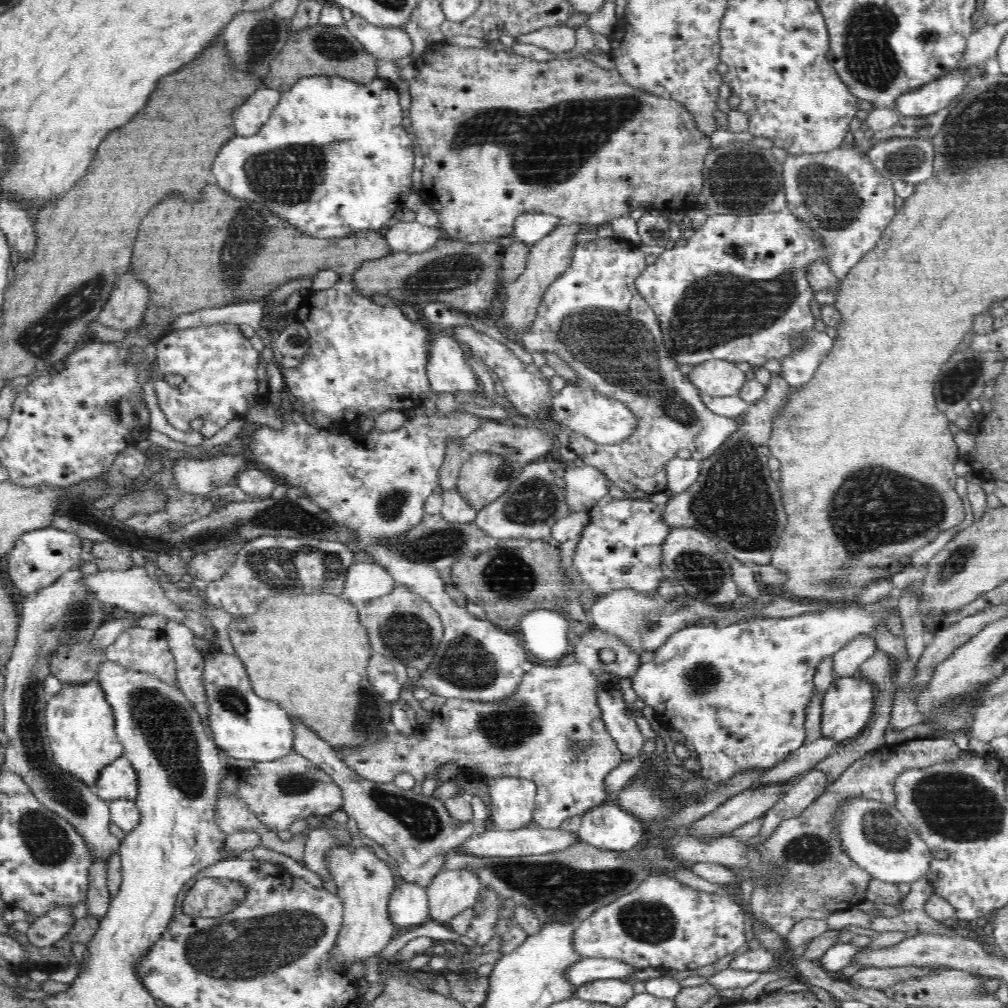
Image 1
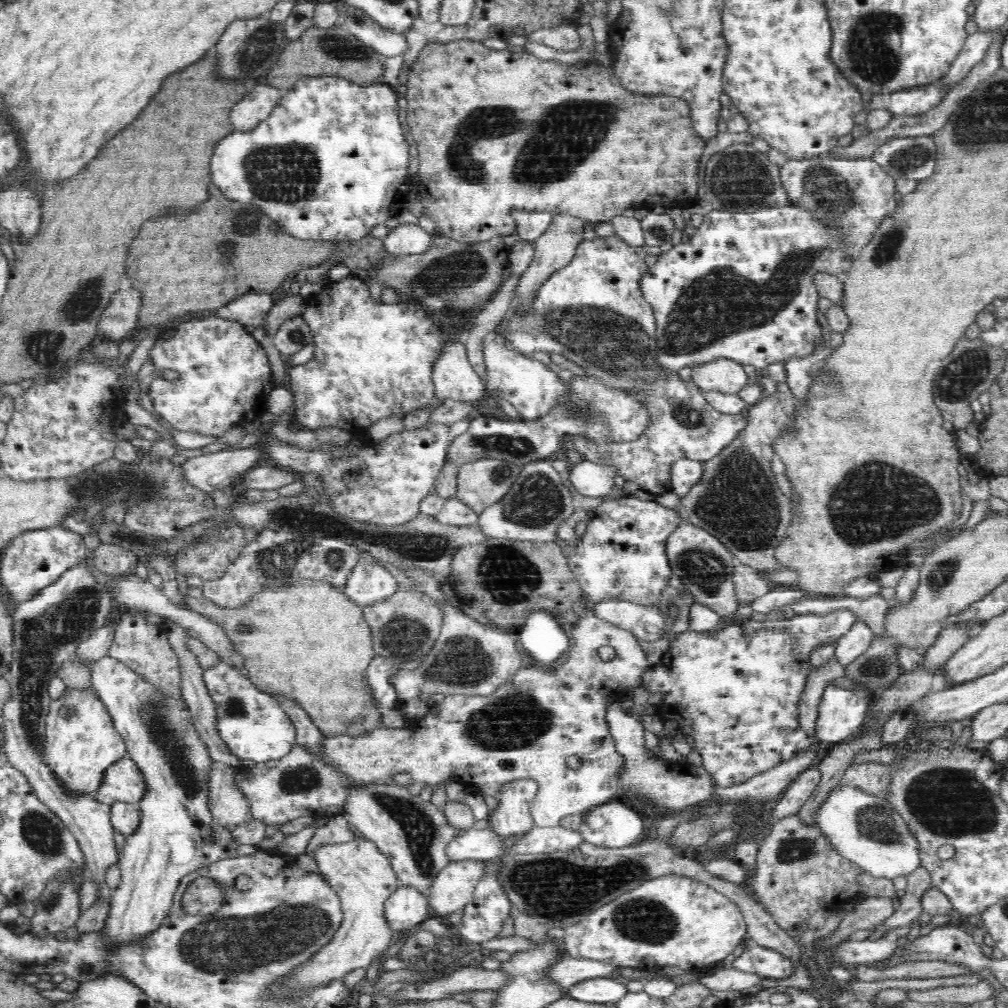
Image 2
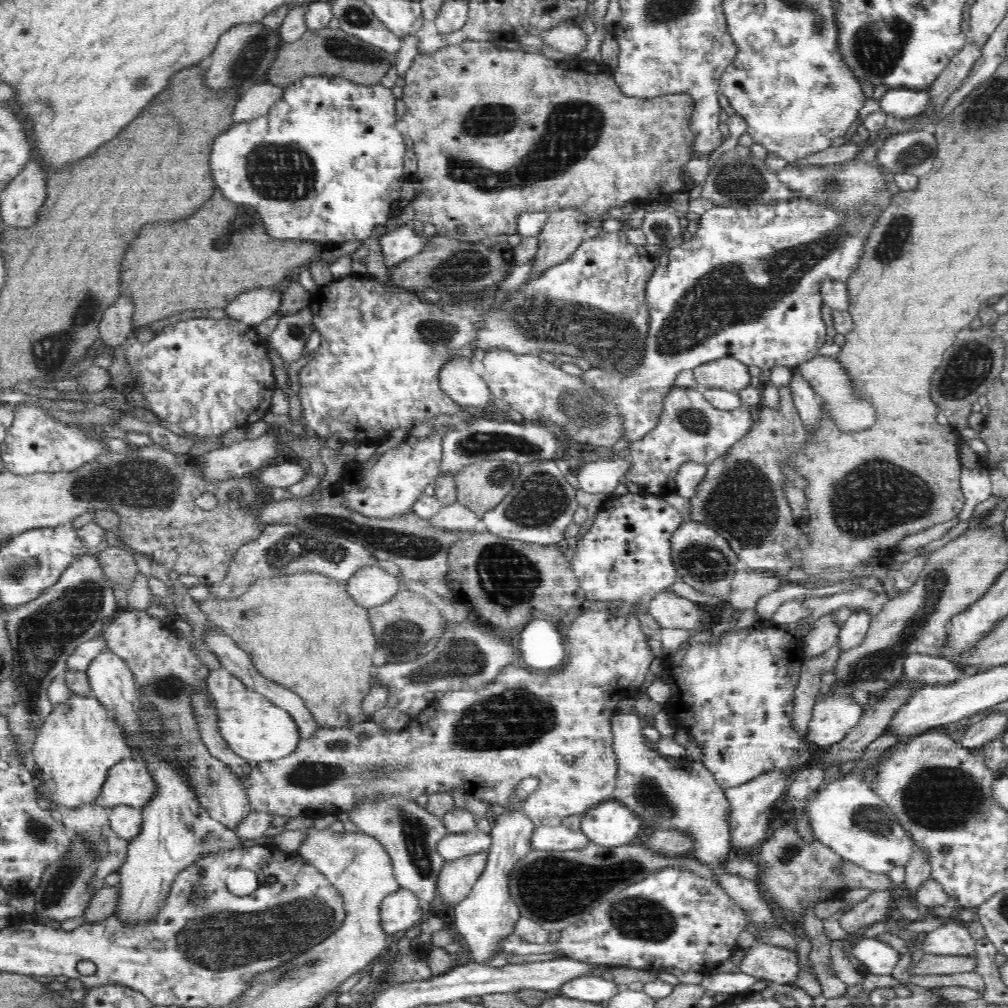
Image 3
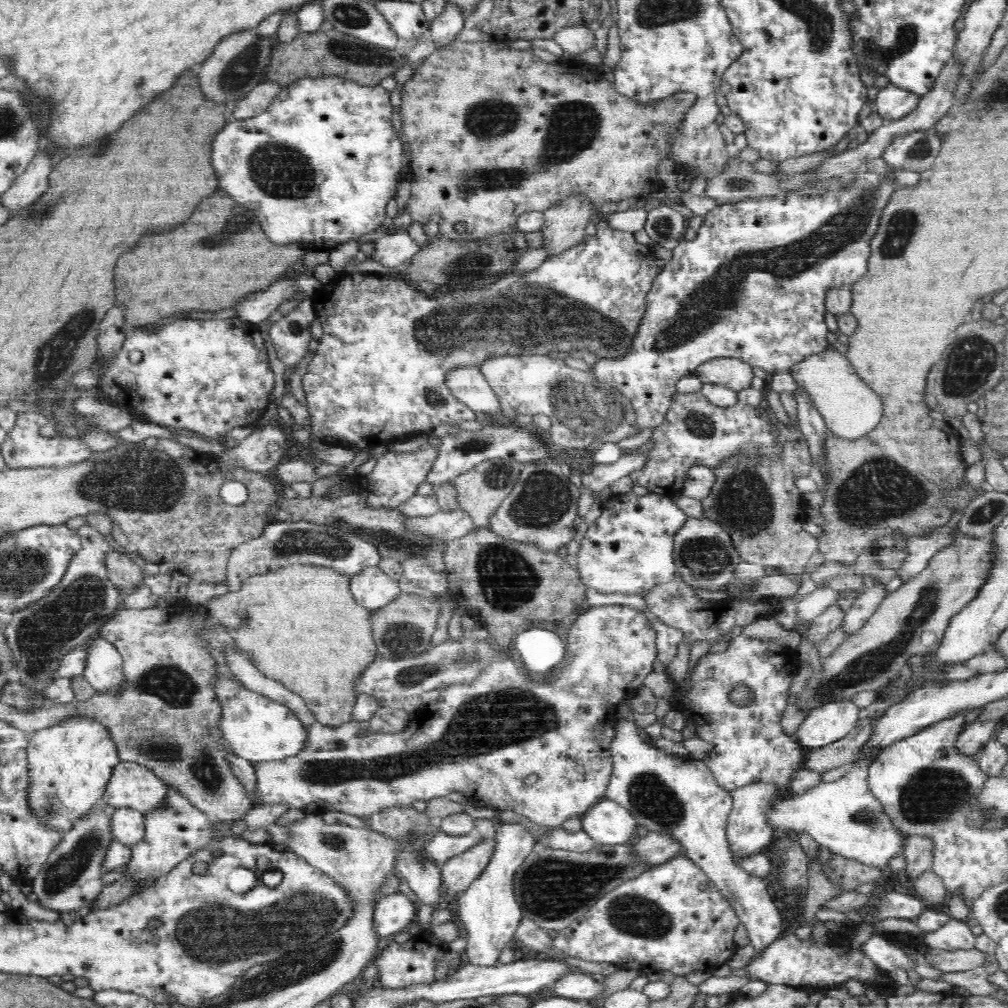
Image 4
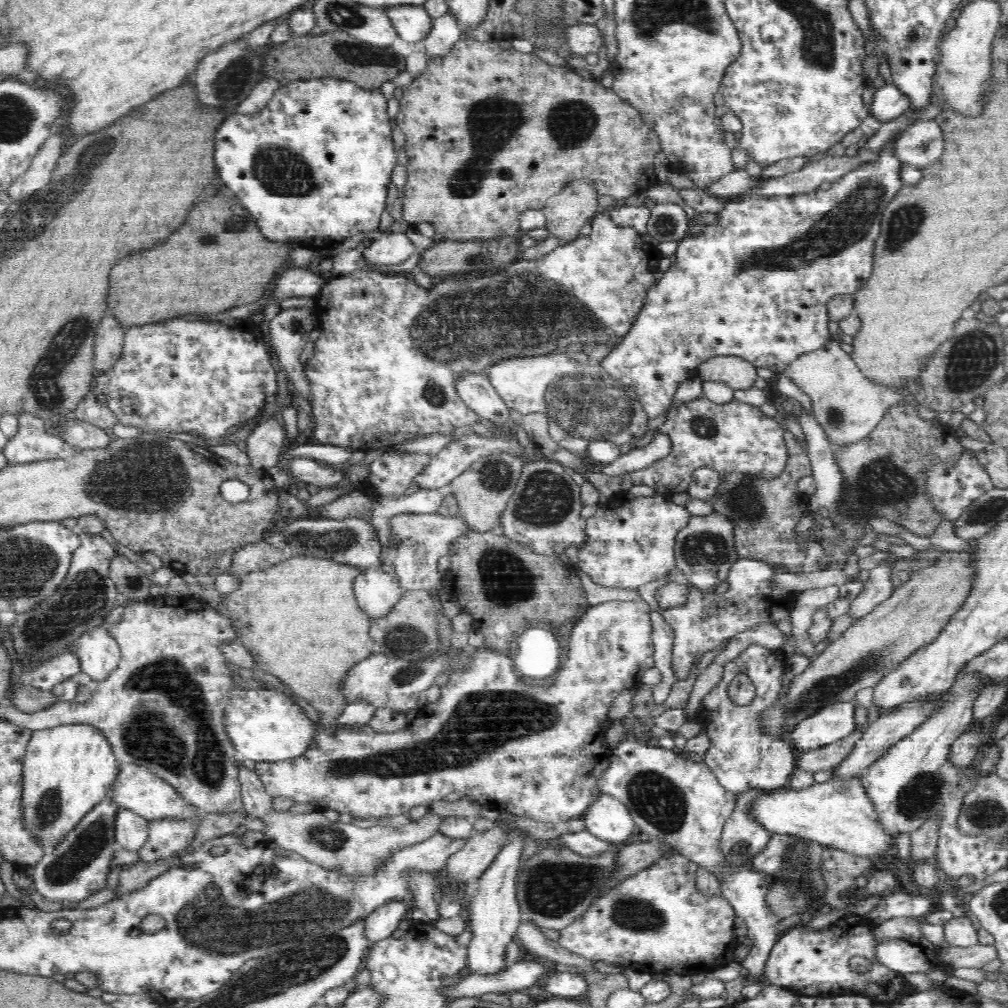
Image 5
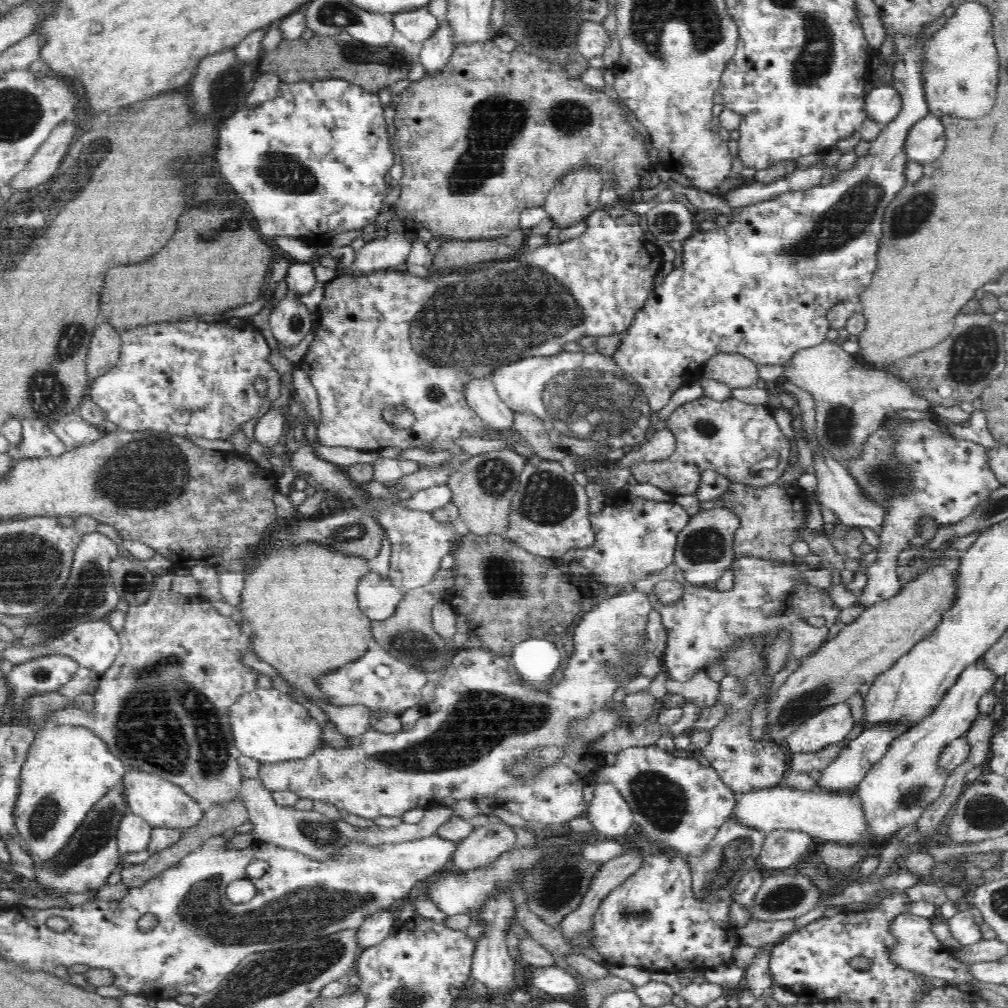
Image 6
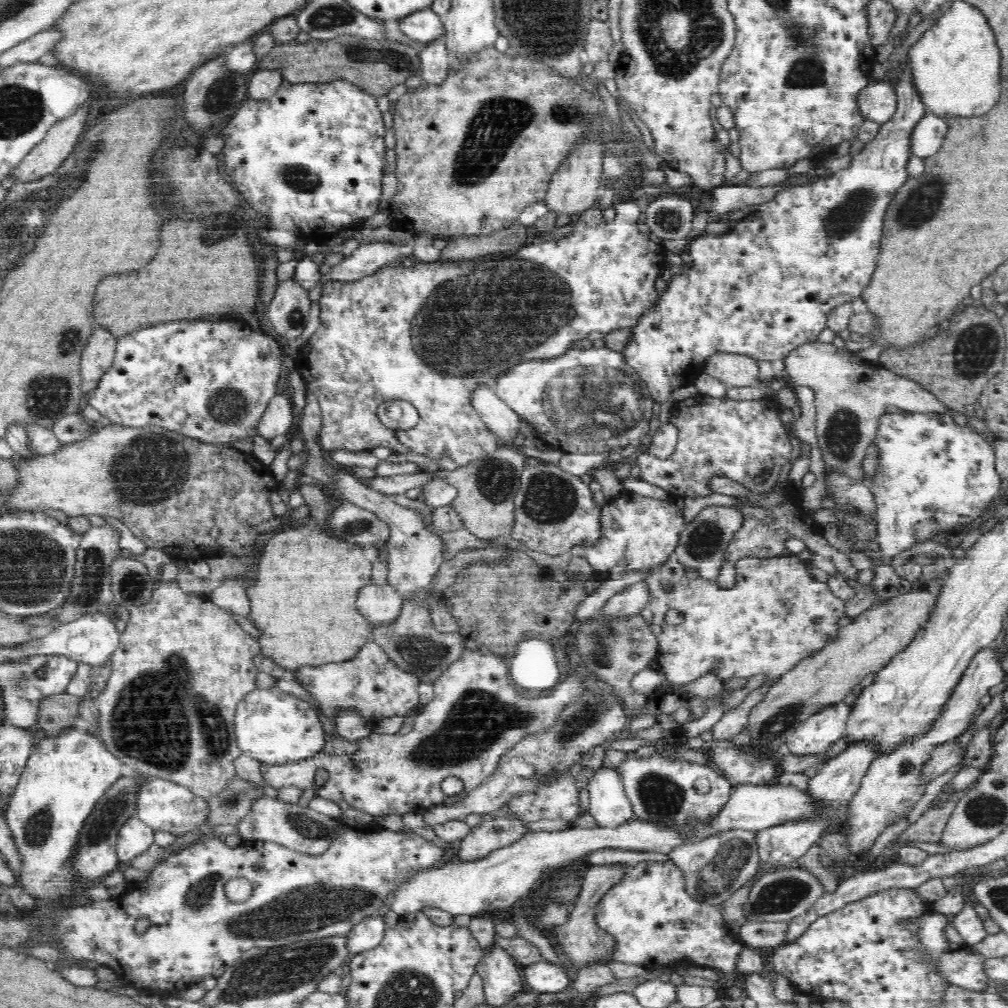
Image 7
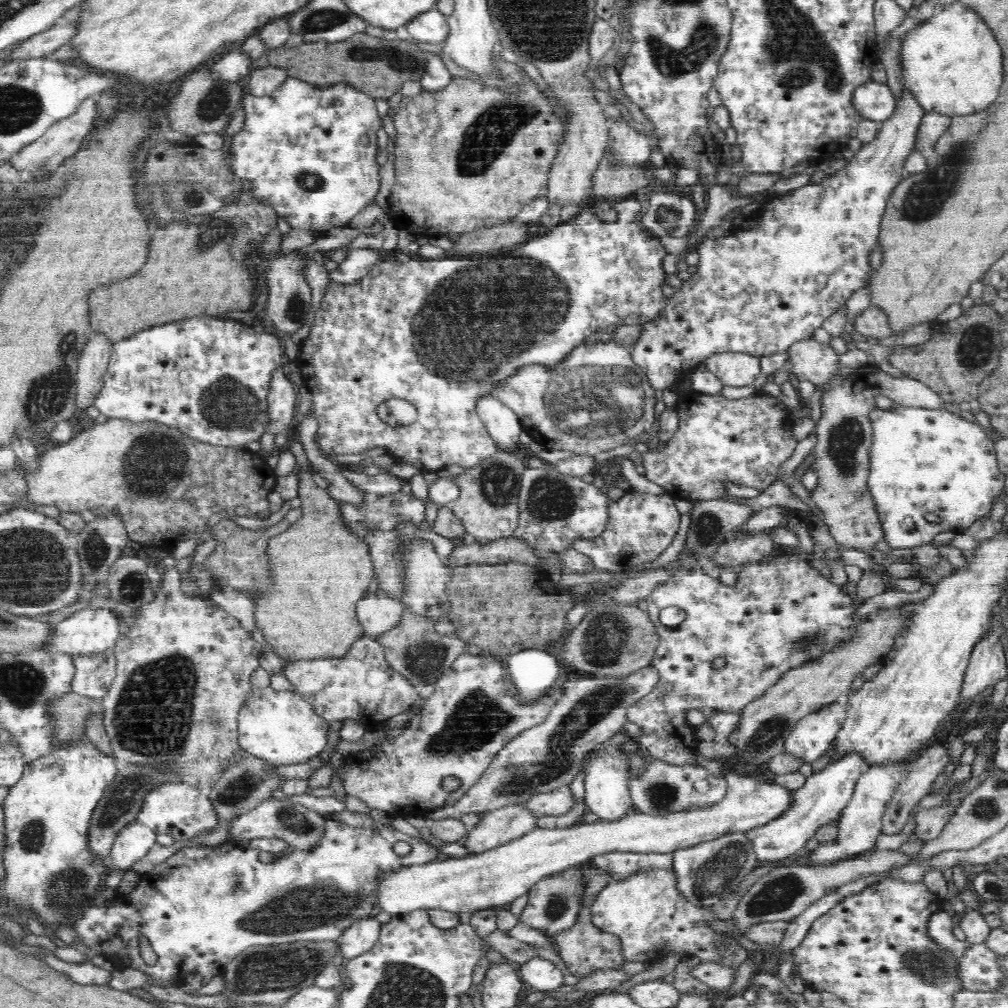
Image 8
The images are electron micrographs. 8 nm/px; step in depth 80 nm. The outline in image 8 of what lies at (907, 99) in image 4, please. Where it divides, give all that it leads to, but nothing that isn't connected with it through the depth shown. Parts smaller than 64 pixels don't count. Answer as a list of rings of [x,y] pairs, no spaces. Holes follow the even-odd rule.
[[[874,80],[858,86],[854,92],[852,105],[864,119],[874,122],[888,120],[895,111],[896,98],[887,83],[878,83]]]

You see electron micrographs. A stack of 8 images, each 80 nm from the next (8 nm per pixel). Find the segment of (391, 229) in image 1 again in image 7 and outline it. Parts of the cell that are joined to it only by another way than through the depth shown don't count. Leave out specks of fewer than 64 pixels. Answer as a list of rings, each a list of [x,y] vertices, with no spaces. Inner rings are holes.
[[[364,241],[356,250],[341,263],[333,266],[329,273],[321,275],[318,284],[310,288],[308,298],[310,302],[317,302],[323,294],[323,286],[328,281],[357,281],[365,276],[374,274],[376,270],[397,264],[406,256],[412,256],[413,243],[396,244],[390,241]]]

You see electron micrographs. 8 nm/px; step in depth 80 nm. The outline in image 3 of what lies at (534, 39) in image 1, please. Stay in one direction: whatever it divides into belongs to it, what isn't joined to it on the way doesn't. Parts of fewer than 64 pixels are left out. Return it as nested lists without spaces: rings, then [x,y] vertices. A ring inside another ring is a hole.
[[[562,23],[542,31],[539,38],[553,49],[574,56],[586,48],[586,42],[589,39],[579,26],[568,23]]]

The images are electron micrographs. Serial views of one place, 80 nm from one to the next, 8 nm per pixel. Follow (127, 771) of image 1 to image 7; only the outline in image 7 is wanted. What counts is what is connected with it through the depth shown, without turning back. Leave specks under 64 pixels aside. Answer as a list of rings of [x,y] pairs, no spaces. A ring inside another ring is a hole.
[[[150,777],[138,792],[136,800],[137,818],[142,820],[152,829],[161,830],[175,834],[178,838],[185,832],[193,831],[196,827],[202,826],[210,816],[210,806],[203,797],[198,797],[185,788],[182,784],[163,780],[157,777]]]

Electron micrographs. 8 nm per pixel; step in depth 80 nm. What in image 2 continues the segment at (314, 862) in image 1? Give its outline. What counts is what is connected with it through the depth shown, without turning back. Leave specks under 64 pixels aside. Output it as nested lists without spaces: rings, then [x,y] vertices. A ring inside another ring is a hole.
[[[342,815],[332,816],[329,819],[326,825],[316,829],[307,846],[307,850],[303,854],[314,858],[315,854],[313,853],[321,845],[345,844],[355,840],[357,833],[351,830],[350,824]]]

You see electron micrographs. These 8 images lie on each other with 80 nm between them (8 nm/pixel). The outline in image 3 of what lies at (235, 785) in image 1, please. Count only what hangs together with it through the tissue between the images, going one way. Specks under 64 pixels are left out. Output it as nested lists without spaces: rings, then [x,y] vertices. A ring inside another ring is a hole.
[[[592,606],[590,612],[584,612],[582,616],[578,616],[572,622],[572,626],[568,628],[568,642],[566,645],[566,658],[564,660],[566,664],[562,666],[562,670],[544,676],[538,670],[532,670],[530,672],[530,670],[524,670],[520,666],[510,664],[510,666],[502,668],[500,676],[493,682],[488,682],[486,688],[480,688],[478,690],[458,689],[446,692],[440,700],[433,701],[433,707],[436,710],[433,720],[420,724],[413,718],[406,728],[399,731],[386,731],[372,720],[354,724],[351,728],[346,728],[345,726],[340,728],[322,728],[318,726],[318,730],[308,740],[300,739],[294,752],[291,752],[288,756],[275,761],[252,764],[250,774],[246,777],[239,778],[242,785],[245,786],[250,809],[253,812],[272,815],[274,818],[290,817],[290,819],[293,819],[298,816],[306,816],[317,819],[330,815],[333,819],[341,813],[350,812],[360,802],[378,800],[378,798],[382,798],[382,795],[396,795],[404,800],[416,800],[420,795],[430,796],[430,794],[436,794],[436,792],[448,794],[453,788],[464,792],[466,796],[477,797],[489,805],[496,804],[507,809],[516,800],[514,794],[516,794],[518,784],[526,777],[537,777],[539,781],[538,789],[519,807],[523,810],[523,814],[526,814],[530,818],[530,821],[534,823],[534,826],[558,826],[565,823],[567,818],[572,815],[582,816],[599,803],[613,799],[613,793],[616,789],[618,759],[616,759],[616,753],[614,753],[612,748],[613,734],[611,731],[611,718],[614,713],[618,712],[618,702],[629,697],[636,698],[640,686],[644,683],[646,674],[648,674],[648,668],[650,668],[652,660],[654,660],[654,655],[650,647],[646,644],[649,639],[639,629],[639,622],[635,616],[620,616],[618,618],[609,610],[602,610],[600,606]]]

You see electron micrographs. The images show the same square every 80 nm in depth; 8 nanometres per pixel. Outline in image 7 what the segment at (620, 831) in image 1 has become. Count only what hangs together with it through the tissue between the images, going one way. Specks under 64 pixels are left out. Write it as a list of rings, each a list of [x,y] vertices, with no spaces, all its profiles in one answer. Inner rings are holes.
[[[601,766],[587,782],[589,813],[602,828],[617,828],[635,819],[617,768]]]

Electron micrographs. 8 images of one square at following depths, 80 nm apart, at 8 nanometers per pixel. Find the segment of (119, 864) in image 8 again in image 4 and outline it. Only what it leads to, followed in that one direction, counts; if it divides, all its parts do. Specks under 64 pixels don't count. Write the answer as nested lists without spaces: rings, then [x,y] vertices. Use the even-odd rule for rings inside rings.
[[[118,808],[112,811],[111,831],[114,837],[129,848],[144,840],[145,815],[134,808]]]

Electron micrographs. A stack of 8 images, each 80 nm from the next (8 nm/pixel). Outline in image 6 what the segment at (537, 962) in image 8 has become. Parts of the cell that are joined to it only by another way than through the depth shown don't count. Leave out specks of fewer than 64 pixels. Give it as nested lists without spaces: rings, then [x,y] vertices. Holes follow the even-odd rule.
[[[556,965],[536,967],[530,973],[529,984],[547,994],[554,994],[554,996],[574,994],[579,989],[582,989],[582,986],[576,982],[569,972],[566,972],[566,969]]]

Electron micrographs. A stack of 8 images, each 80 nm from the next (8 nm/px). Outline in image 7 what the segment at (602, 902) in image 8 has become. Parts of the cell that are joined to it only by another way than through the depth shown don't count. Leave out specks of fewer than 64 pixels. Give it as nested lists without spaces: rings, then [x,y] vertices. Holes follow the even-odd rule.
[[[671,859],[668,862],[646,860],[630,868],[624,878],[602,896],[595,909],[595,922],[616,941],[611,952],[612,961],[639,964],[648,971],[666,964],[708,967],[723,972],[736,970],[738,955],[744,945],[731,939],[722,908],[692,899],[684,884],[684,873]]]

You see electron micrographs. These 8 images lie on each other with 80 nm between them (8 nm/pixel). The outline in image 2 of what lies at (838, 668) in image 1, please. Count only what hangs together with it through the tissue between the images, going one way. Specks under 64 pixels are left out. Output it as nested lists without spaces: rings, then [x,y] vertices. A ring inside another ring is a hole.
[[[858,618],[858,622],[838,640],[835,646],[835,659],[844,668],[852,664],[858,656],[868,652],[872,644],[873,632],[868,625]]]

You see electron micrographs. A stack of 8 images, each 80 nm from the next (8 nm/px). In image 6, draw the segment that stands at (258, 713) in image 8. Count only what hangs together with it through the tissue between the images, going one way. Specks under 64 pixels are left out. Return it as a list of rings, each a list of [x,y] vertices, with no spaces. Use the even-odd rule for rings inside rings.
[[[273,686],[271,688],[256,687],[250,692],[243,692],[234,701],[234,704],[229,706],[229,721],[236,748],[244,756],[256,758],[261,763],[272,764],[303,759],[322,743],[322,727],[316,719],[310,717],[310,713],[300,703],[294,701],[290,695],[274,689]]]

